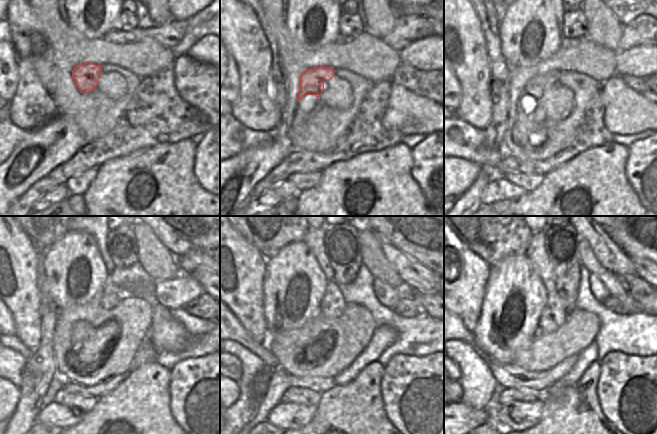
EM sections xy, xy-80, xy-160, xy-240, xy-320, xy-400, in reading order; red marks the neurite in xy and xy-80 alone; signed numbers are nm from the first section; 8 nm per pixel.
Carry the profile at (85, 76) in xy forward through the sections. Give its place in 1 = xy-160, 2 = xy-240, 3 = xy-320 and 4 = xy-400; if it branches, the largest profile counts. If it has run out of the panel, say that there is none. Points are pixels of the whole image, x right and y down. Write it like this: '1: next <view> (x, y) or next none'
1: next xy-160 (536, 84)
2: next xy-240 (112, 295)
3: next xy-320 (333, 304)
4: next xy-400 (554, 314)

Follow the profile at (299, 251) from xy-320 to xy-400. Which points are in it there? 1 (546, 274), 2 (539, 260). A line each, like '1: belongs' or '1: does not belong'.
1: does not belong
2: does not belong

